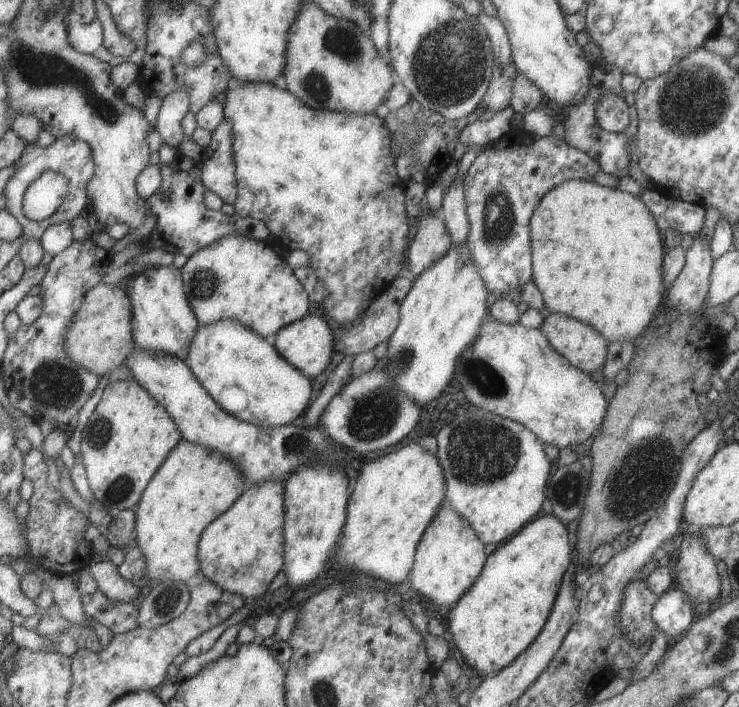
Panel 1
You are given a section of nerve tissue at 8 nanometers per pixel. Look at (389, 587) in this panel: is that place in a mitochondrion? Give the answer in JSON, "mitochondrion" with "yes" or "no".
{"mitochondrion":"no"}

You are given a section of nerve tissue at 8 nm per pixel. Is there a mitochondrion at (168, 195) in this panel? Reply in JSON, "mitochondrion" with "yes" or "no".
{"mitochondrion":"yes"}

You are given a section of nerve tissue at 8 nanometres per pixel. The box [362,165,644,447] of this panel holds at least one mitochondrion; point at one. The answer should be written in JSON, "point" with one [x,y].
{"point":[498,212]}

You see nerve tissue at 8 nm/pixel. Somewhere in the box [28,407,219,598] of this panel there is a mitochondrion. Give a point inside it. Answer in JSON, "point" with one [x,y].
{"point":[100,432]}

